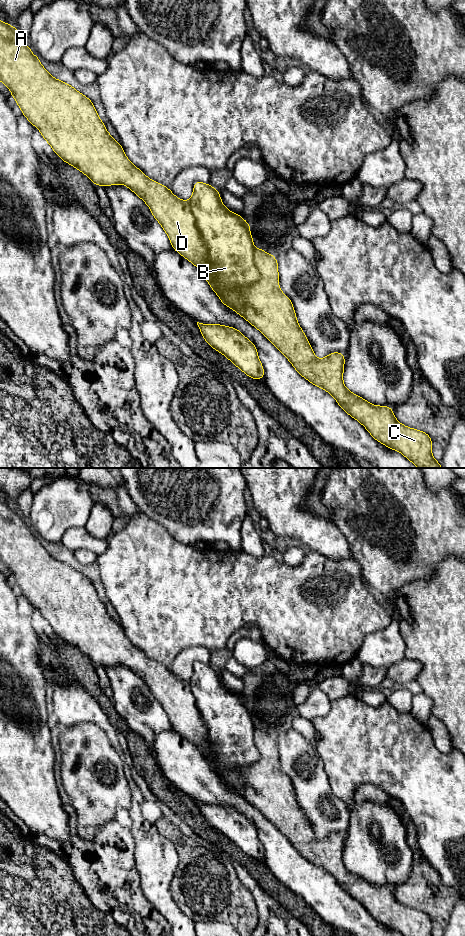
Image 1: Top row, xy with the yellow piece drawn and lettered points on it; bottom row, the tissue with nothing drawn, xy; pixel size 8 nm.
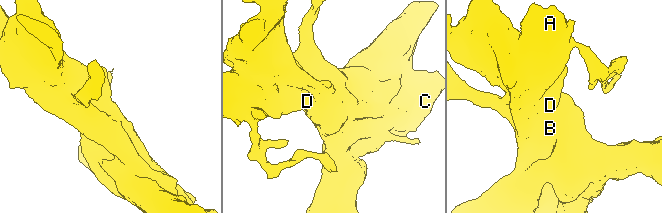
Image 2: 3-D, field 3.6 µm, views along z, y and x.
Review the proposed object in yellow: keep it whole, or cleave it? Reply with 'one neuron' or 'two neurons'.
two neurons

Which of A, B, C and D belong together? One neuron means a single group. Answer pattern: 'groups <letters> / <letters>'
groups A C D / B

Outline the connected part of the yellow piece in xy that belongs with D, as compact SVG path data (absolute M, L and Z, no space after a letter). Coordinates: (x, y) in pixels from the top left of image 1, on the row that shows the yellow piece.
M0 21L0 81L11 91L23 115L39 129L54 152L88 176L93 184L124 184L150 208L167 233L174 250L203 274L209 270L207 248L202 240L189 201L177 198L169 188L149 179L127 158L120 143L106 130L91 100L70 84L52 77L32 54L17 28Z

